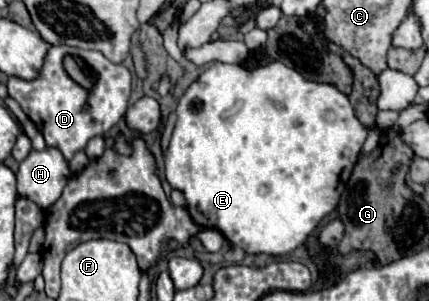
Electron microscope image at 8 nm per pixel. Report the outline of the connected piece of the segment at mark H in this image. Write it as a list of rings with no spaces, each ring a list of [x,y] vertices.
[[[46,147],[42,151],[30,151],[30,155],[20,163],[16,177],[18,195],[32,199],[42,209],[48,209],[48,205],[60,197],[72,173],[62,153]]]

